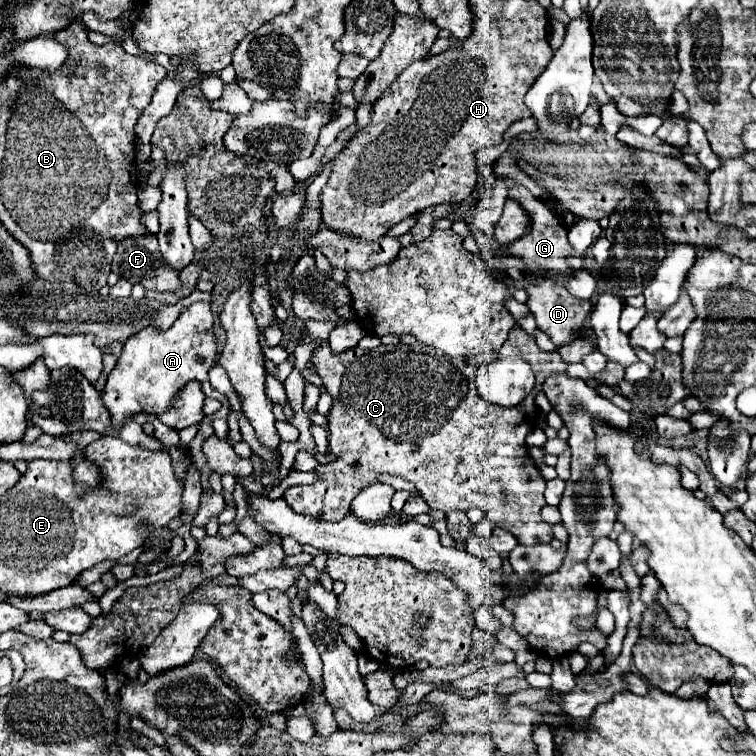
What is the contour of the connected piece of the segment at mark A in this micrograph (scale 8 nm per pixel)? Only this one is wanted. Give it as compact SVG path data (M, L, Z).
M195 302L191 308L185 308L167 332L145 328L131 336L123 344L121 356L109 372L101 395L103 404L111 412L113 426L123 426L135 414L159 416L167 412L181 388L191 380L207 380L207 370L215 364L215 356L217 344L213 336L213 312L207 302Z

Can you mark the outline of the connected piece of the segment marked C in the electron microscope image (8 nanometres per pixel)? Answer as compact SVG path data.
M325 342L313 352L311 362L317 366L325 390L333 396L327 428L329 448L333 444L335 460L315 470L319 482L285 490L285 500L297 514L307 514L325 522L343 520L357 492L379 482L379 474L391 474L413 482L431 510L467 512L469 508L481 508L489 520L515 534L523 546L549 544L553 540L551 524L545 524L539 514L545 506L545 480L525 444L531 432L531 420L515 420L509 416L511 412L507 408L481 400L475 386L475 356L451 358L419 342L413 346L381 344L373 350L355 346L343 354L331 354Z

